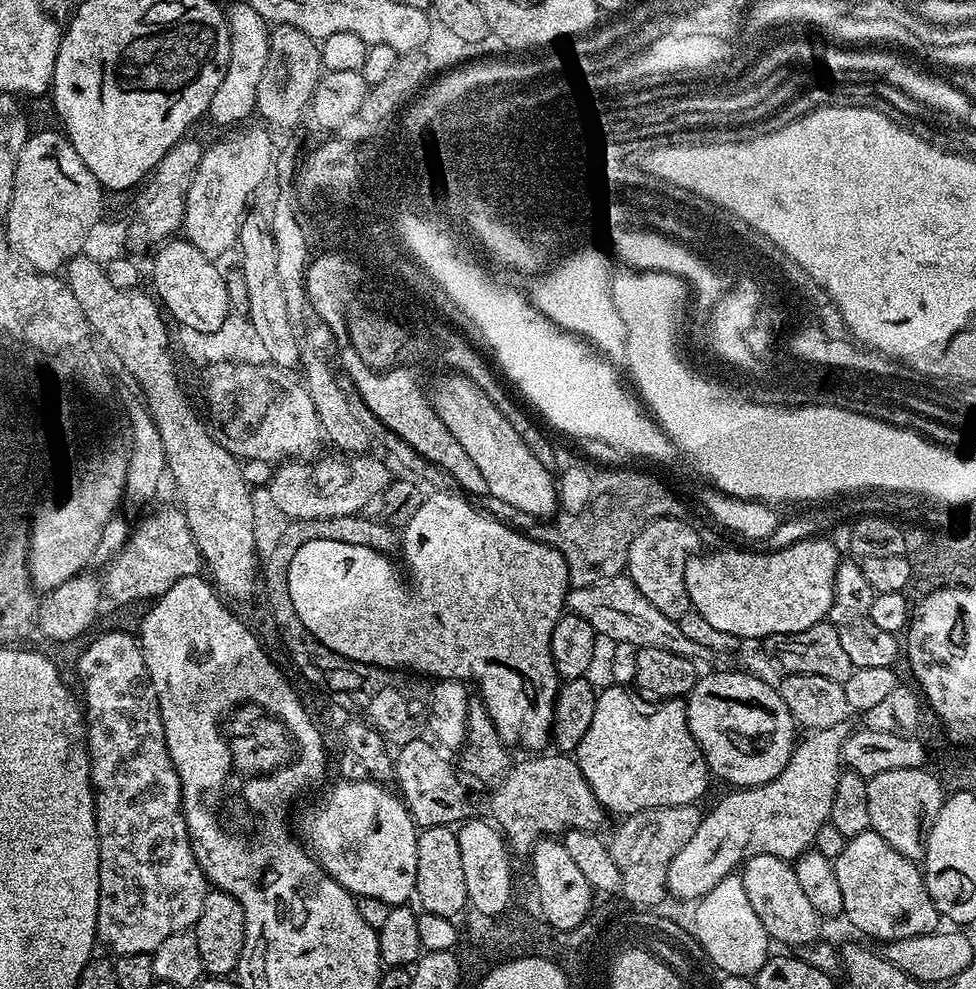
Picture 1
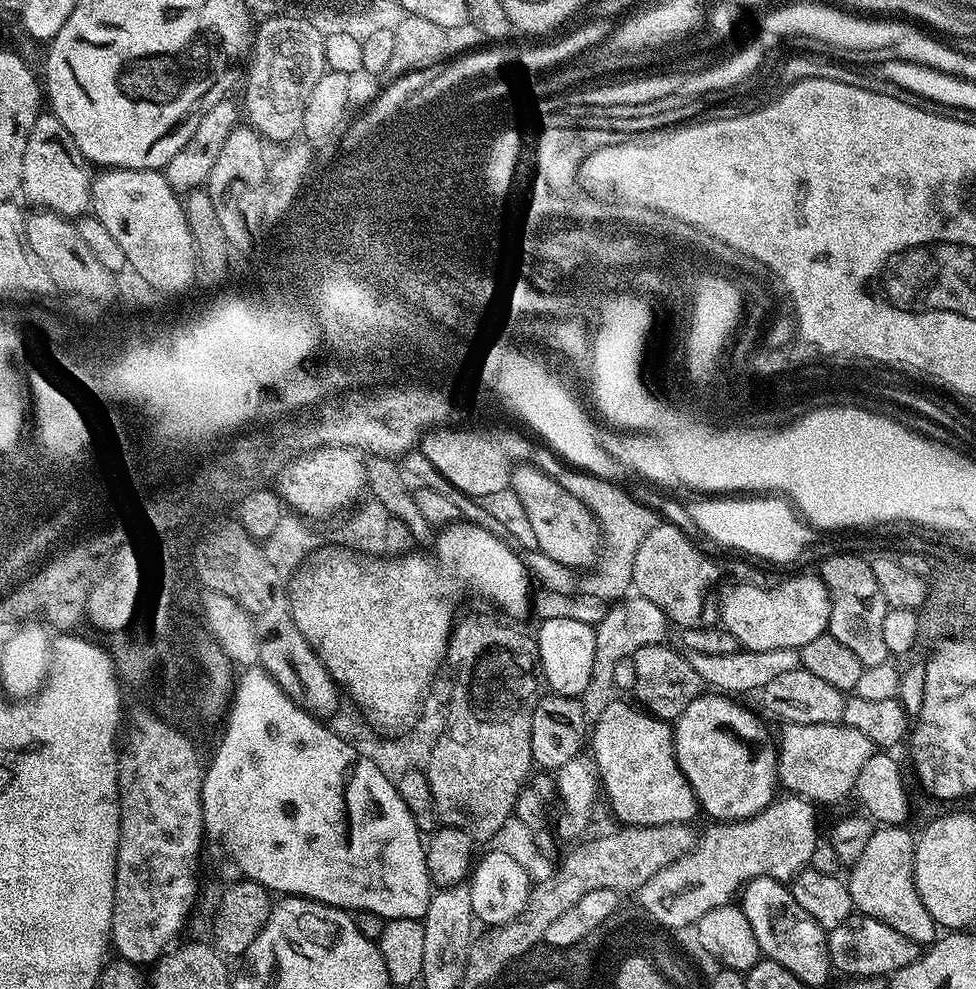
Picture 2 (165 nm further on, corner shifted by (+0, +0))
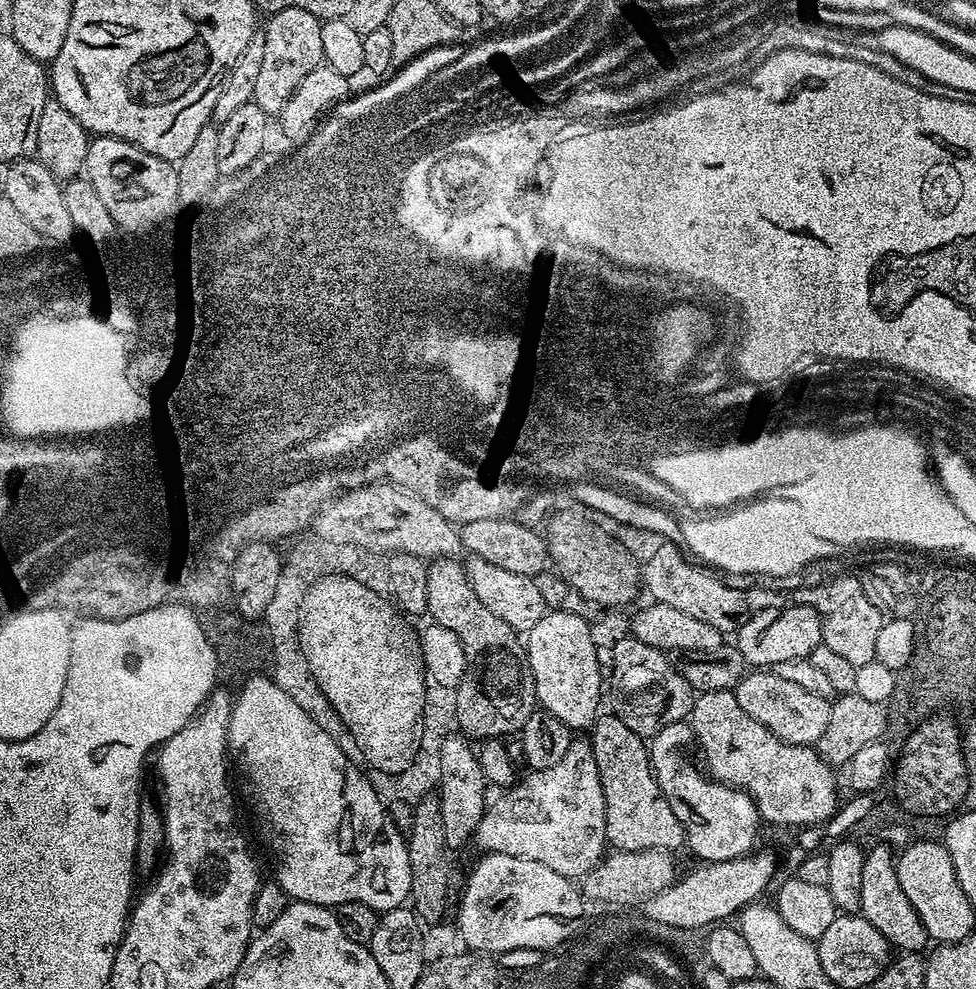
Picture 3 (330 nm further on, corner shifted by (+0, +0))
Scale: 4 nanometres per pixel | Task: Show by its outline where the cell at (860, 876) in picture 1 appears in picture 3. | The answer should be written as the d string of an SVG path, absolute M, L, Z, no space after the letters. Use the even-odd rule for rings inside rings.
M873 844L867 849L862 866L862 906L859 915L867 918L870 926L874 926L874 930L878 930L878 934L882 934L893 949L923 953L929 947L926 926L922 926L922 918L918 918L918 912L910 906L910 898L906 898L898 882L896 856L889 845Z

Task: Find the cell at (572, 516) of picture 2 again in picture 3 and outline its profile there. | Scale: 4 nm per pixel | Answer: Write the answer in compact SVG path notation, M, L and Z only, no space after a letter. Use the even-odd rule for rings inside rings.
M556 510L547 517L548 558L570 587L582 598L605 610L628 604L642 588L642 568L622 546L613 543L585 521L579 511Z

